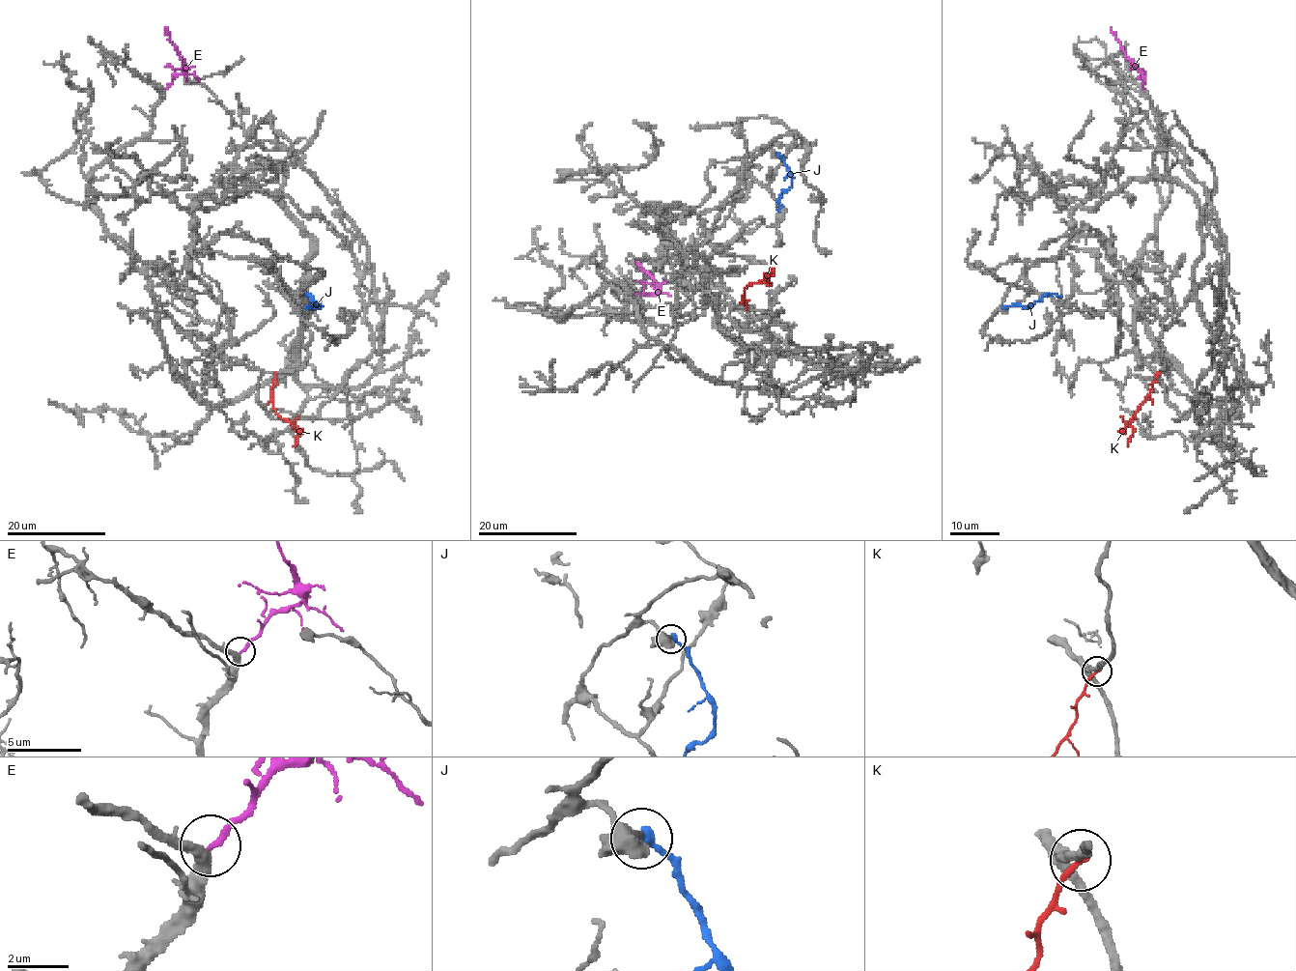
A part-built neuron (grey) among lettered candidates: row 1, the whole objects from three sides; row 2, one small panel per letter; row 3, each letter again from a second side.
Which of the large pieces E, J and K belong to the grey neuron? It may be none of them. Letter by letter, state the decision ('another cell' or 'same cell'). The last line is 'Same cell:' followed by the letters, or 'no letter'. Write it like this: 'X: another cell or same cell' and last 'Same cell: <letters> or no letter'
E: same cell
J: another cell
K: another cell
Same cell: E

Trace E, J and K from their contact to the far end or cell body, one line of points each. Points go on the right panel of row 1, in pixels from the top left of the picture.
E: (1143, 88), (1143, 74), (1125, 56), (1121, 43), (1110, 27)
J: (1004, 307), (1032, 303), (1050, 293), (1060, 297)
K: (1159, 373), (1152, 384), (1152, 391), (1130, 424), (1135, 432), (1127, 446)

